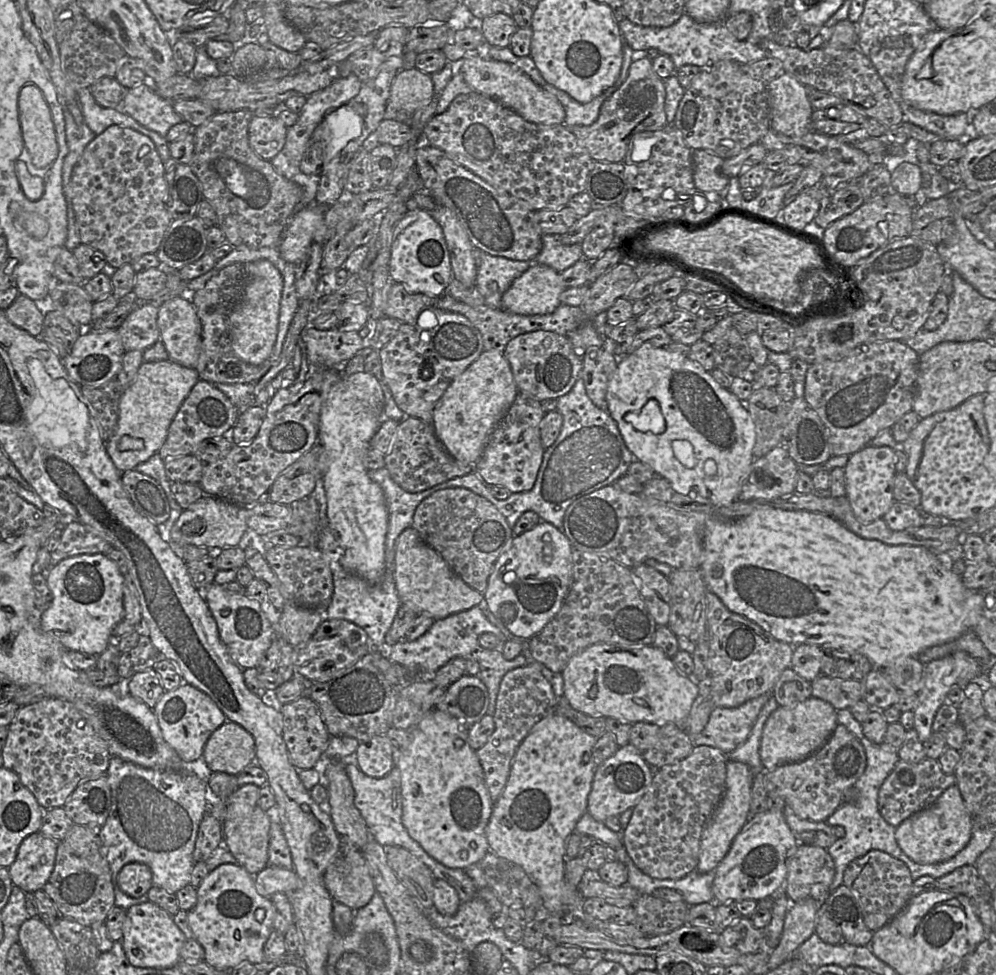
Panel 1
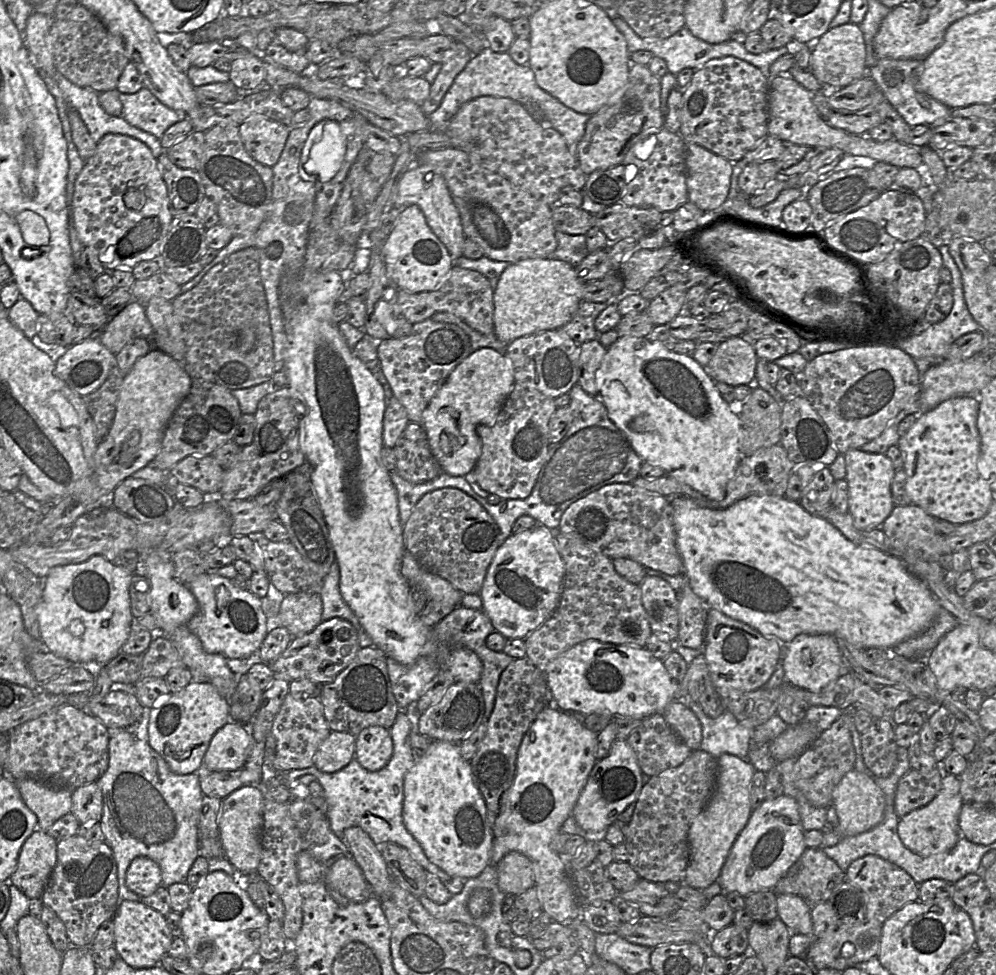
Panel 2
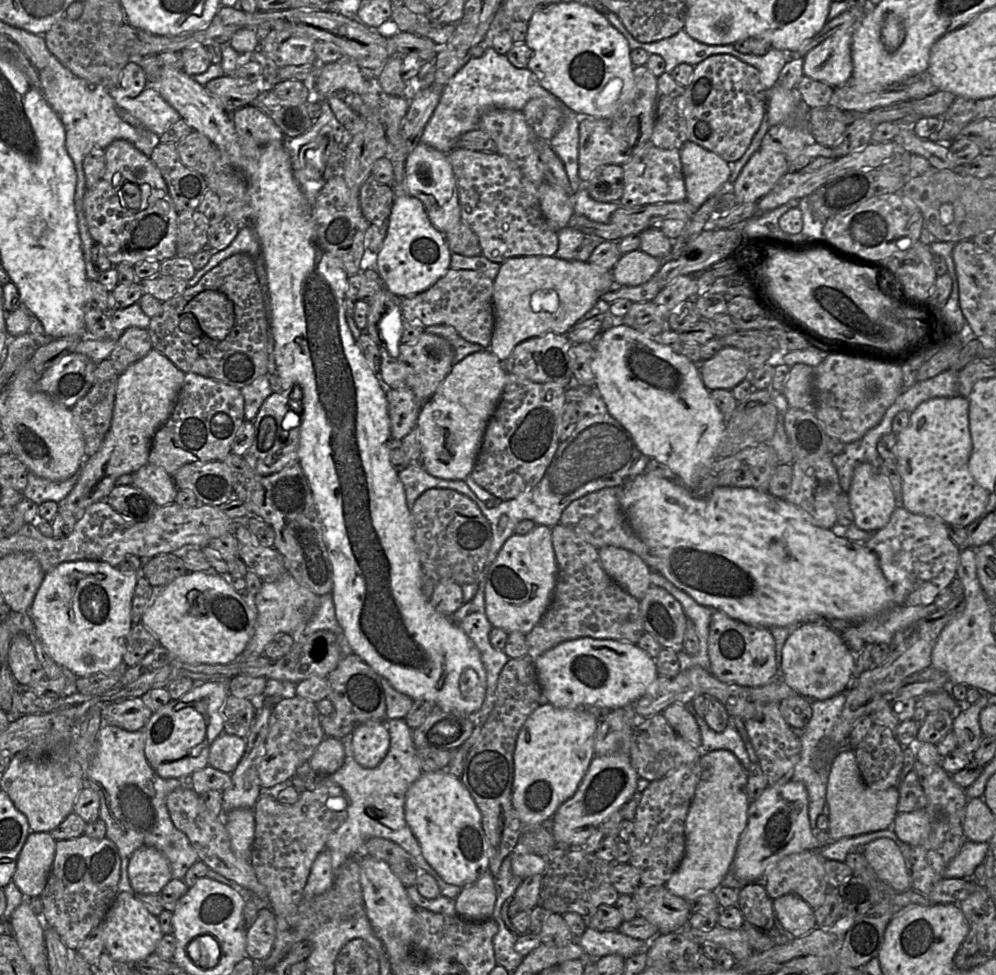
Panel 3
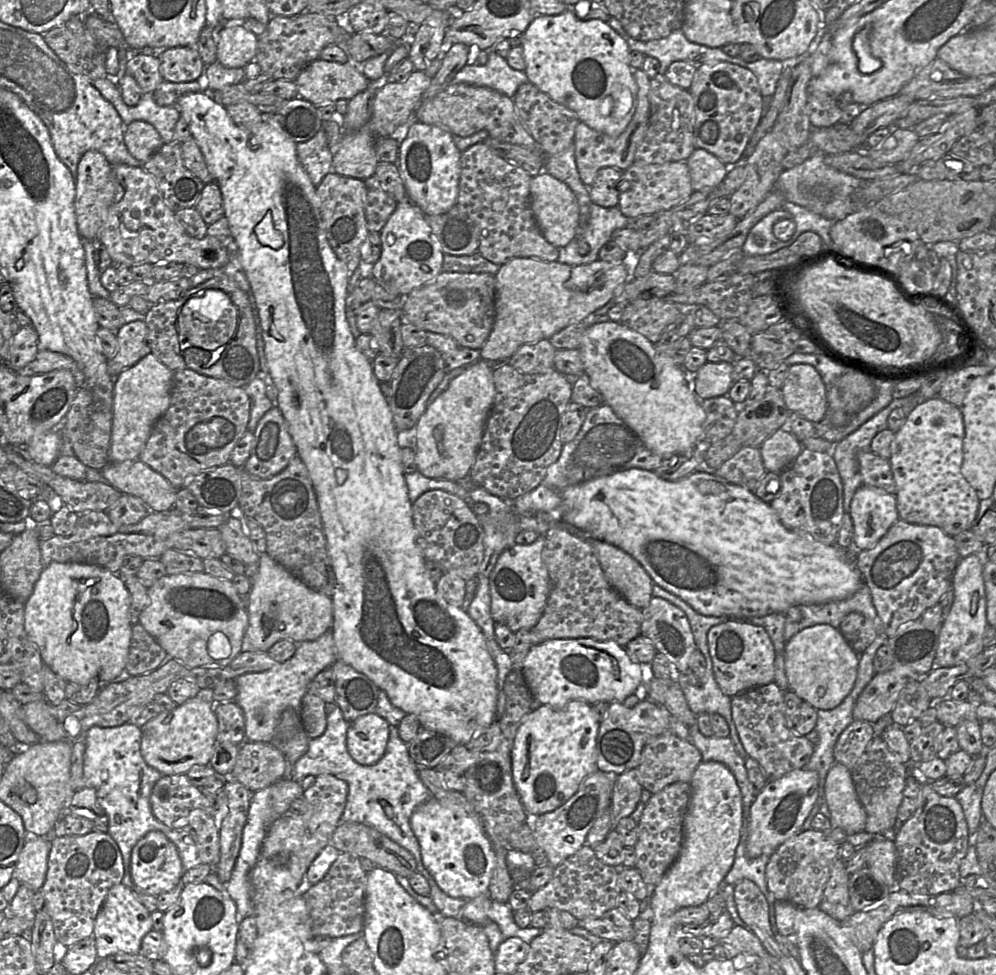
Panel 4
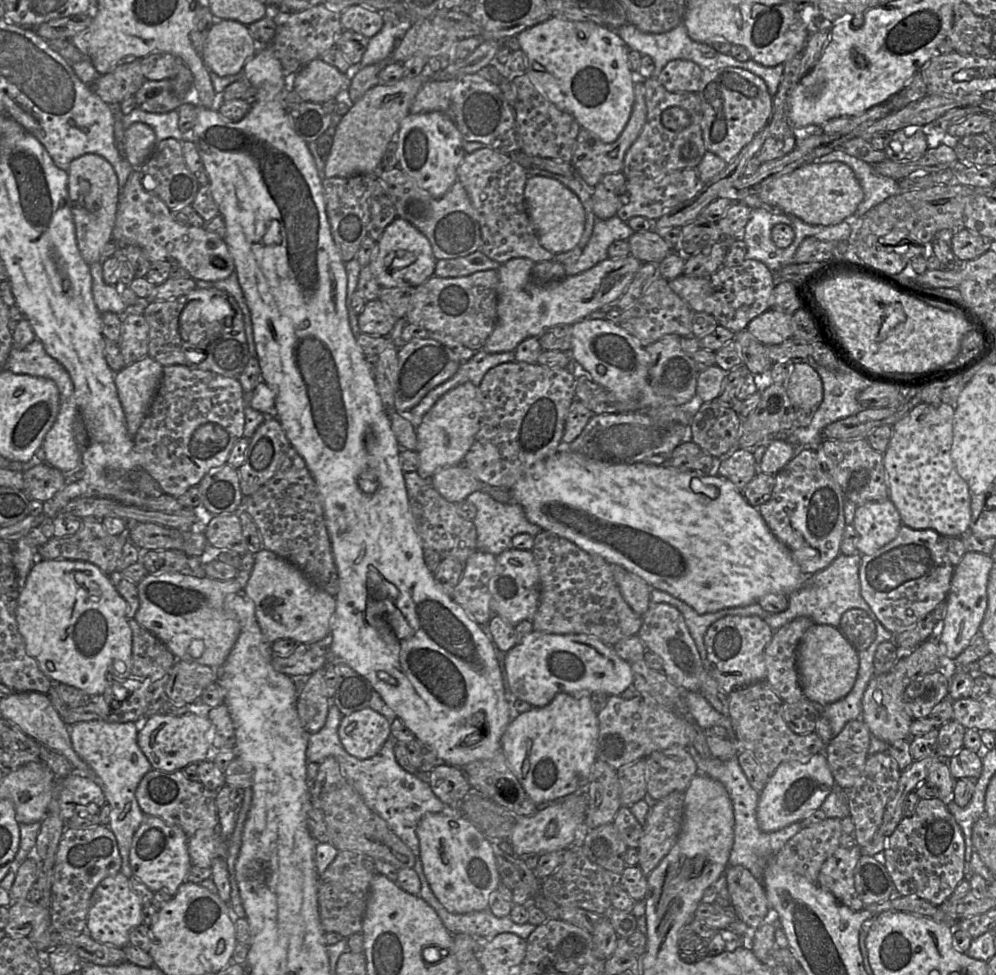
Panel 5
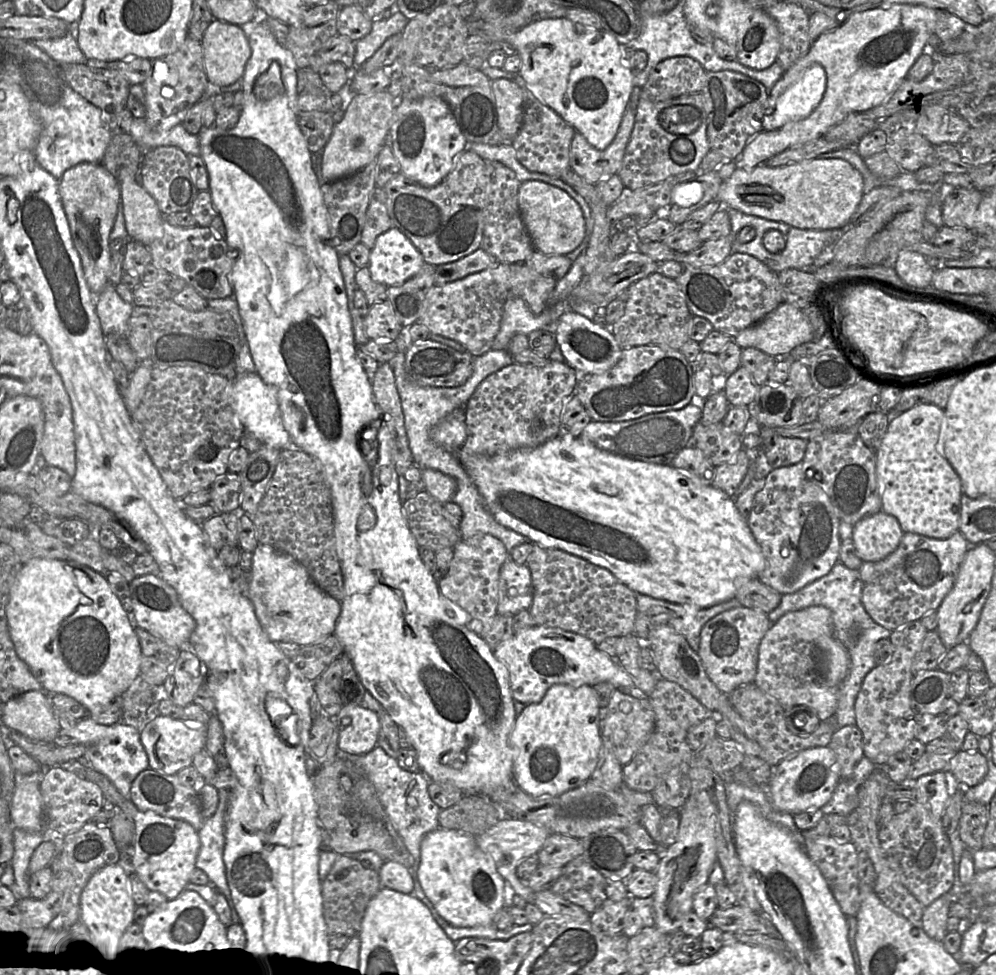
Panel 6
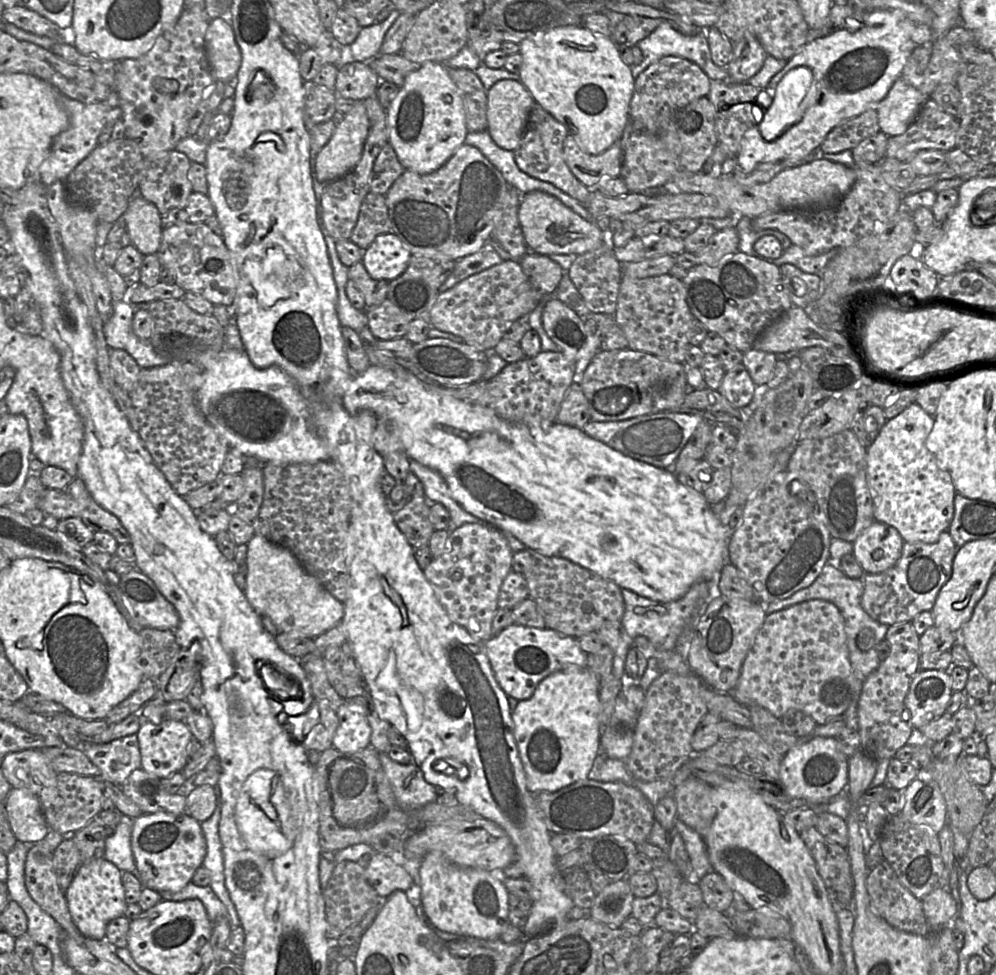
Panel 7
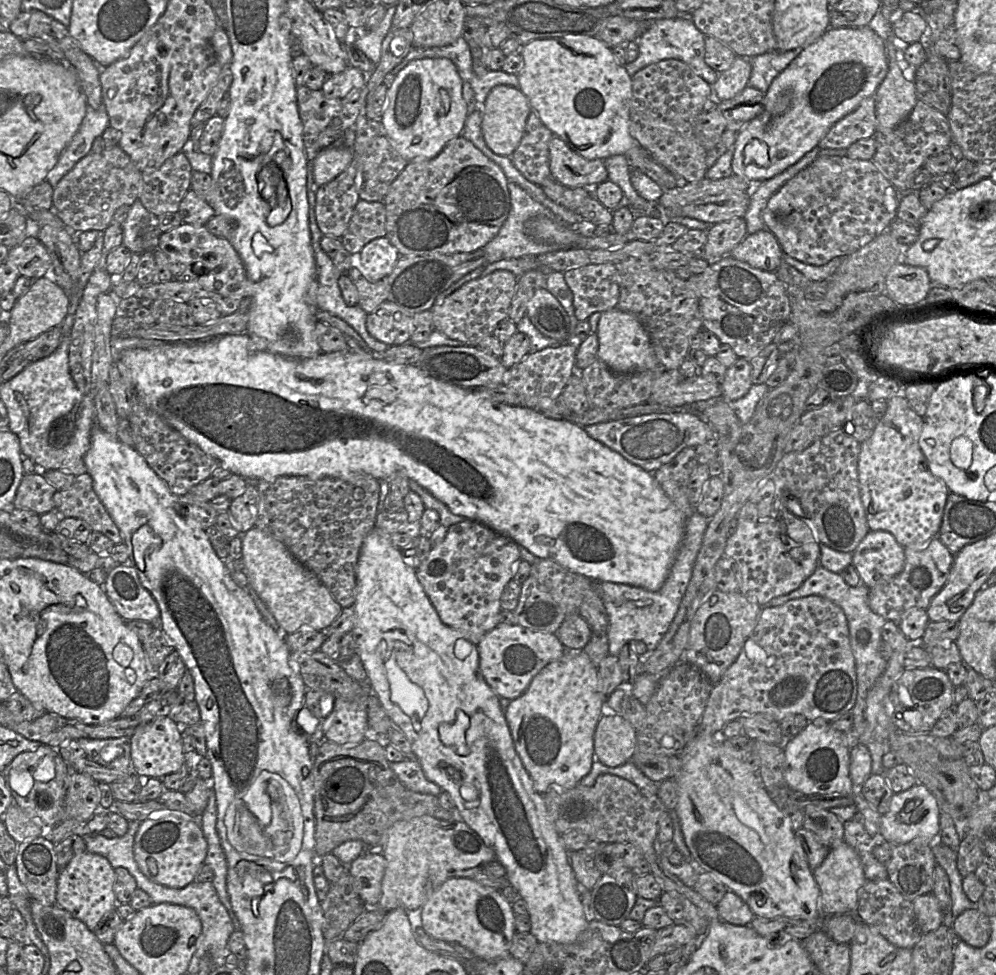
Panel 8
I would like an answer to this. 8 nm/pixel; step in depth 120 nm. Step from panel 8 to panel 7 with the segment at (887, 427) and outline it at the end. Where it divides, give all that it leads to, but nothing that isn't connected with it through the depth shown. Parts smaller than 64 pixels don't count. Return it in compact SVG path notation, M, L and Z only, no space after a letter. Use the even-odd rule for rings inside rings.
M912 403L900 414L885 422L876 439L866 449L866 479L873 503L873 517L877 522L894 527L904 542L934 543L950 526L957 494L948 472L940 469L925 446L934 425L934 416L927 414L917 403Z

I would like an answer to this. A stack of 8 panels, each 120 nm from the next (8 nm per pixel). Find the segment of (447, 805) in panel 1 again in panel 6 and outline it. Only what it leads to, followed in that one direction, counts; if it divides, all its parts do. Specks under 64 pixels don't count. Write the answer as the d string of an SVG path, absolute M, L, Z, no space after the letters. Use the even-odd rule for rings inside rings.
M438 827L426 834L421 842L421 858L417 877L423 892L438 914L454 927L491 925L497 911L505 907L504 879L497 872L494 860L478 847L474 835L464 831Z

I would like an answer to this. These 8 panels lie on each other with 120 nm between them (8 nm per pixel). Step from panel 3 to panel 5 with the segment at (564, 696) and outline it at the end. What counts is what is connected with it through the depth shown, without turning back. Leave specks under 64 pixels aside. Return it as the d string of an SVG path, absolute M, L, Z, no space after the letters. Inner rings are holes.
M533 631L522 642L505 653L504 669L511 694L533 707L548 705L559 693L585 695L599 691L612 696L620 696L633 683L630 663L619 658L612 646L585 634L554 634Z

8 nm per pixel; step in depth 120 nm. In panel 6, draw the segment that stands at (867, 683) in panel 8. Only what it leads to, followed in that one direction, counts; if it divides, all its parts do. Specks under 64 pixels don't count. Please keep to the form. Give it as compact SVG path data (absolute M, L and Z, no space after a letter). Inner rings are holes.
M837 562L826 575L794 593L783 594L778 607L767 614L770 622L774 623L788 612L810 606L821 605L832 612L834 637L845 646L850 657L848 674L837 689L838 706L835 712L837 727L856 724L855 702L865 676L876 666L875 644L880 639L889 639L891 634L890 630L877 624L869 616L862 605L861 594L862 581L859 570L849 569L841 562Z

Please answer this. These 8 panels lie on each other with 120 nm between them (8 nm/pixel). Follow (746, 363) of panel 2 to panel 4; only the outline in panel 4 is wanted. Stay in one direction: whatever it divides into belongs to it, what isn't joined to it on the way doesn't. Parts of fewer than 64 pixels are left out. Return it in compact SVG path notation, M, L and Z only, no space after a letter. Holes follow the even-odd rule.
M706 362L694 373L694 394L701 400L727 395L731 386L733 363Z

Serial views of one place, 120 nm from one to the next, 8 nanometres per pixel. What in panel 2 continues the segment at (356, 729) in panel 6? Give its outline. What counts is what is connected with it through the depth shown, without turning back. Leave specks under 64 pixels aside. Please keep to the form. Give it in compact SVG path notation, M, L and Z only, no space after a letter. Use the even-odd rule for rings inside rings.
M371 726L363 729L355 740L355 760L369 772L376 772L387 765L393 753L388 729Z

